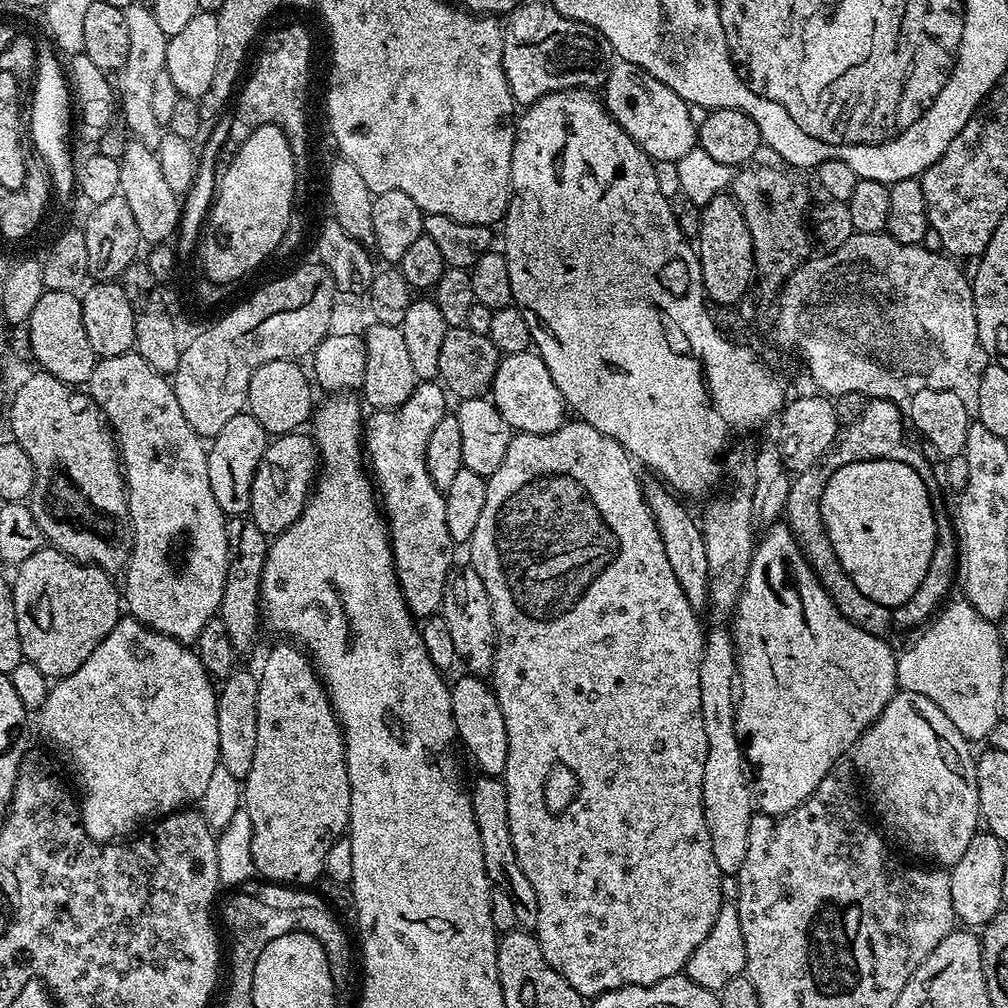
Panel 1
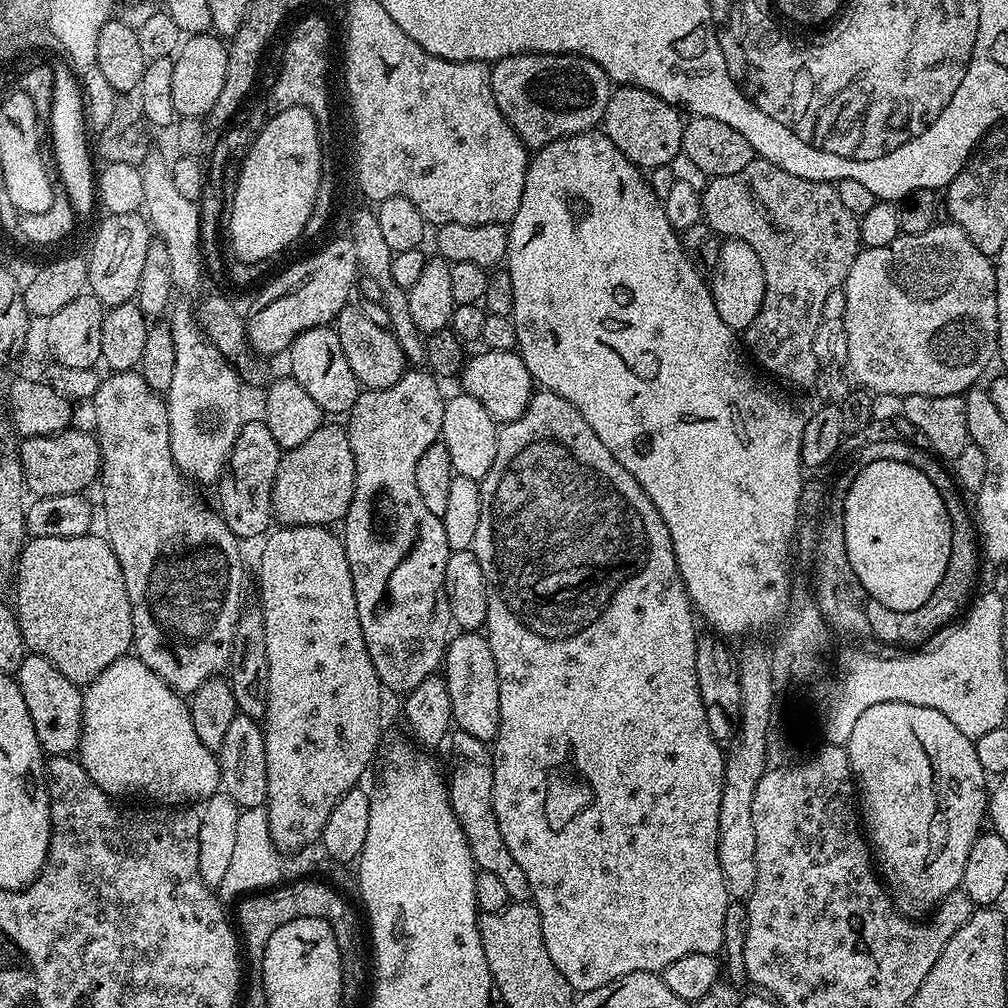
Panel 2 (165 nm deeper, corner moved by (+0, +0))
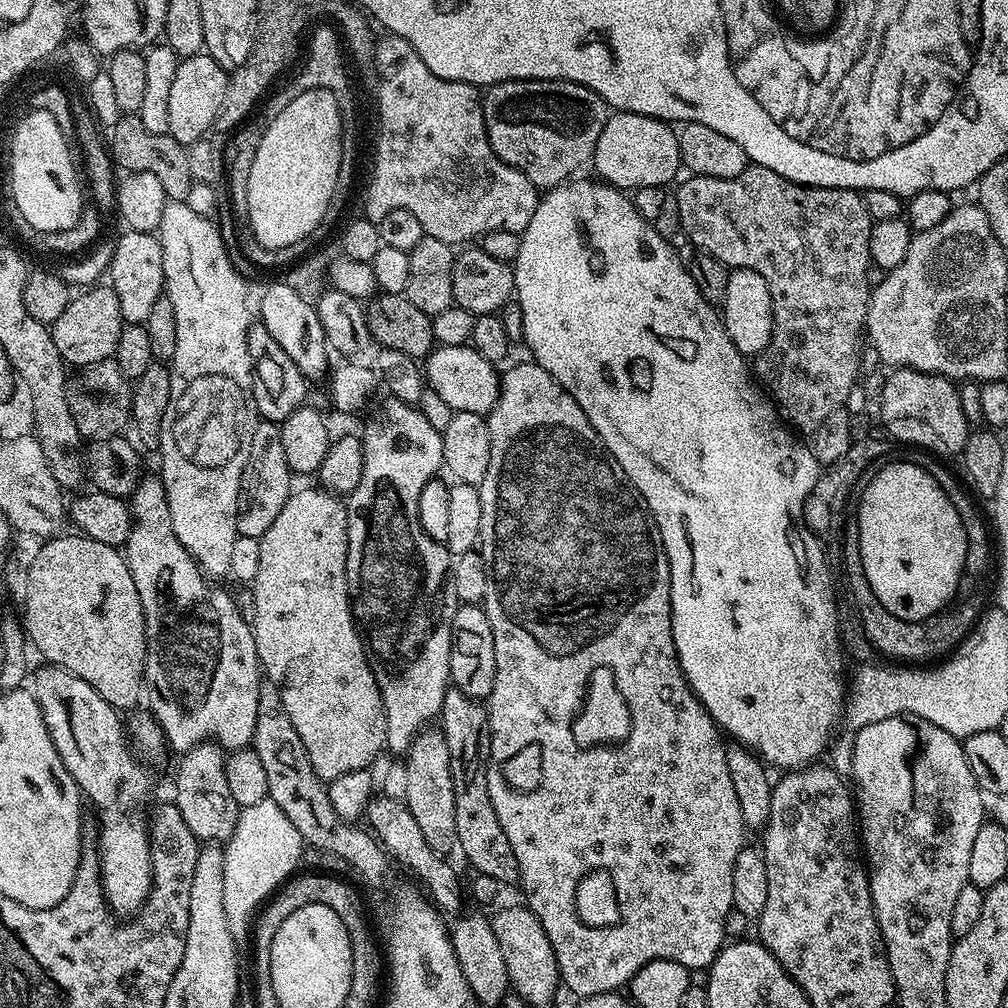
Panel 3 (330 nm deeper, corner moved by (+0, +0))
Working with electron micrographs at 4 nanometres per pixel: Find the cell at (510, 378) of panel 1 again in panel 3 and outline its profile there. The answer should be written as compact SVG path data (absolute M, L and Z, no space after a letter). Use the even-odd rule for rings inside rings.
M468 344L462 346L436 346L422 364L423 379L453 412L469 412L484 416L492 411L500 397L500 377L497 365L486 362L478 350Z

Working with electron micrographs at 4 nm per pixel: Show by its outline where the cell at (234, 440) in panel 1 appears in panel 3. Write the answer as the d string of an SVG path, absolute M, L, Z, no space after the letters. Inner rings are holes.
M261 420L254 430L254 442L250 442L250 458L246 458L246 470L242 470L242 482L238 494L238 514L236 515L236 531L252 542L259 541L266 530L270 530L274 518L286 506L289 496L294 491L293 472L288 469L286 450L282 450L280 424Z

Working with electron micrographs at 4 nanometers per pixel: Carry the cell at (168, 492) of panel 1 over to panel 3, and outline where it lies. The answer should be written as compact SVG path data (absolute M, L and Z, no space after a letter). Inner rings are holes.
M145 475L141 479L139 486L133 490L130 497L130 507L132 509L132 529L127 544L123 545L122 552L128 561L128 569L134 578L134 586L138 586L138 598L142 602L142 614L144 615L144 629L146 630L146 642L148 643L148 658L144 662L144 680L152 683L152 693L147 693L146 704L150 707L151 715L156 717L157 724L164 731L164 739L169 749L173 748L176 754L183 754L196 748L200 744L209 742L219 745L225 750L247 749L252 743L254 734L254 722L258 722L258 694L262 683L262 669L258 650L256 649L256 639L252 633L252 625L240 613L238 605L232 601L232 596L228 592L223 592L220 588L215 588L215 583L209 582L200 567L197 566L195 558L184 549L182 542L178 542L178 534L174 534L174 526L170 522L170 506L166 502L166 490L159 475Z

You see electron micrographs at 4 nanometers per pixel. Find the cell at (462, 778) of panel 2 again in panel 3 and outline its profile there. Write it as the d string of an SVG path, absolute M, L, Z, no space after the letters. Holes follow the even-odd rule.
M449 687L440 707L438 727L446 738L446 750L449 751L449 770L454 788L454 826L456 827L456 844L464 851L466 859L472 863L473 873L494 878L501 886L515 885L520 878L518 858L514 858L514 850L510 850L510 842L506 842L506 834L502 834L502 826L498 822L498 814L494 814L494 806L488 793L488 755L490 754L490 726L488 710L481 701L472 700L457 688Z

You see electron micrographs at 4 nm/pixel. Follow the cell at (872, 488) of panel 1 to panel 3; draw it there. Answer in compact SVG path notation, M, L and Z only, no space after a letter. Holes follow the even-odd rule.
M900 460L872 472L861 496L854 521L862 566L870 574L874 591L880 592L891 613L903 620L941 615L960 588L967 554L964 523L946 490L919 462Z

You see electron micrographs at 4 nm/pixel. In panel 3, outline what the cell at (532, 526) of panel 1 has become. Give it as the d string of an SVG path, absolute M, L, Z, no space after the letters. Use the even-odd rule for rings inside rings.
M534 362L516 364L513 368L505 367L500 377L500 397L497 398L492 411L487 413L488 429L490 430L490 466L486 469L486 478L480 483L480 497L482 498L482 526L480 527L480 542L478 551L484 569L486 570L486 594L482 607L486 618L490 622L490 630L494 634L494 662L496 663L496 677L494 690L488 695L486 707L488 710L488 725L490 726L490 754L488 755L488 793L490 802L494 806L494 814L498 814L498 822L502 826L502 834L506 834L506 842L510 842L510 850L514 850L514 858L518 858L520 878L519 887L524 887L526 906L542 922L542 930L546 930L546 938L550 938L550 946L554 950L554 958L558 962L560 978L565 989L573 992L573 997L583 998L594 994L606 994L623 989L629 980L655 960L669 960L686 966L689 970L707 969L714 962L714 958L726 943L724 927L728 924L728 912L733 911L732 906L732 870L734 858L744 851L746 829L742 810L738 807L738 797L734 795L734 785L730 783L730 770L726 770L726 744L722 733L710 718L708 711L700 705L700 700L689 684L684 681L680 663L676 657L676 647L672 637L672 603L670 602L670 566L662 546L662 538L656 529L654 518L638 494L638 490L626 478L622 466L608 453L602 438L590 426L582 406L578 406L576 399L560 385L557 380L542 366Z

